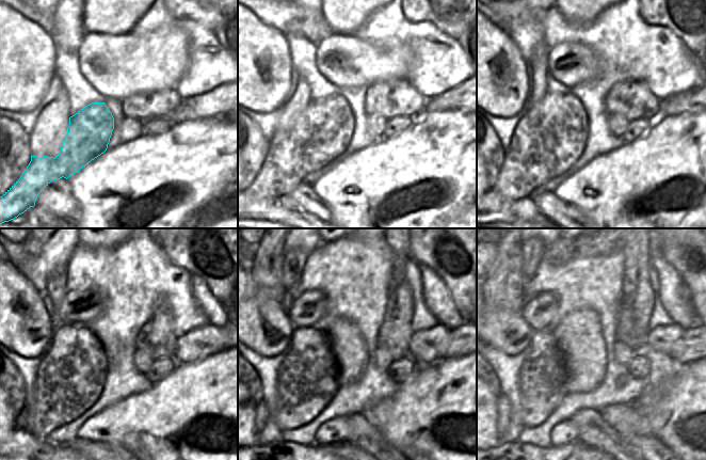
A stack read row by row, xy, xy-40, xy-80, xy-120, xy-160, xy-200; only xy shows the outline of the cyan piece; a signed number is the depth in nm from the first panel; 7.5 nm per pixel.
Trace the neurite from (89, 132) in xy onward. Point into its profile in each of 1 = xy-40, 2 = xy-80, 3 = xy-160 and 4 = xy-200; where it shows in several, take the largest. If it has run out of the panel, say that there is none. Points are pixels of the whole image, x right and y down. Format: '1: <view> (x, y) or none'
1: xy-40 (321, 132)
2: xy-80 (550, 137)
3: xy-160 (307, 380)
4: xy-200 (542, 376)

